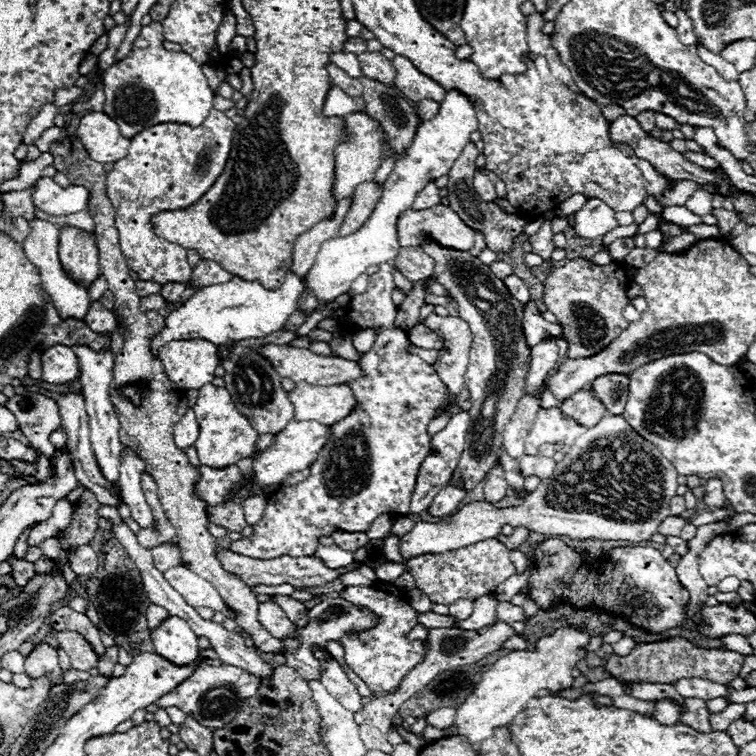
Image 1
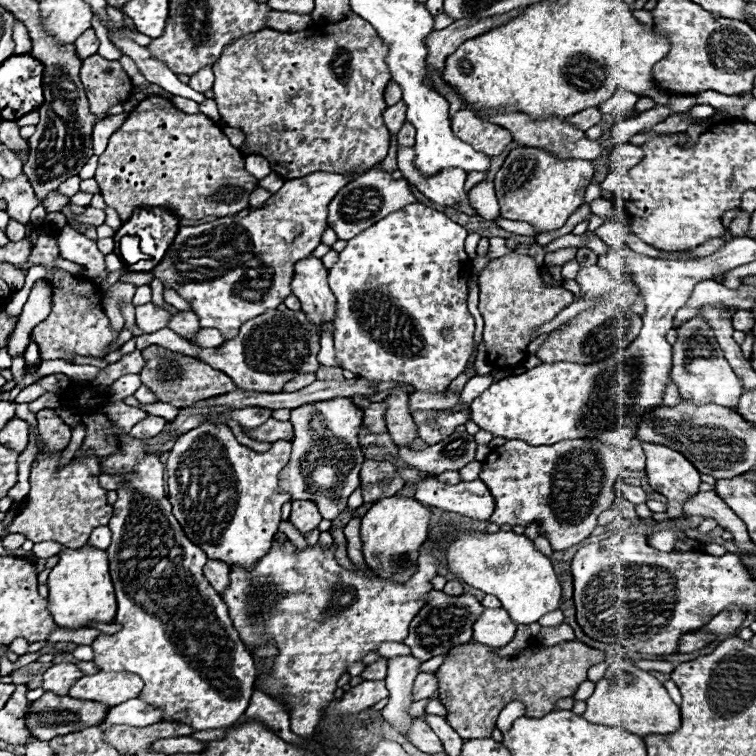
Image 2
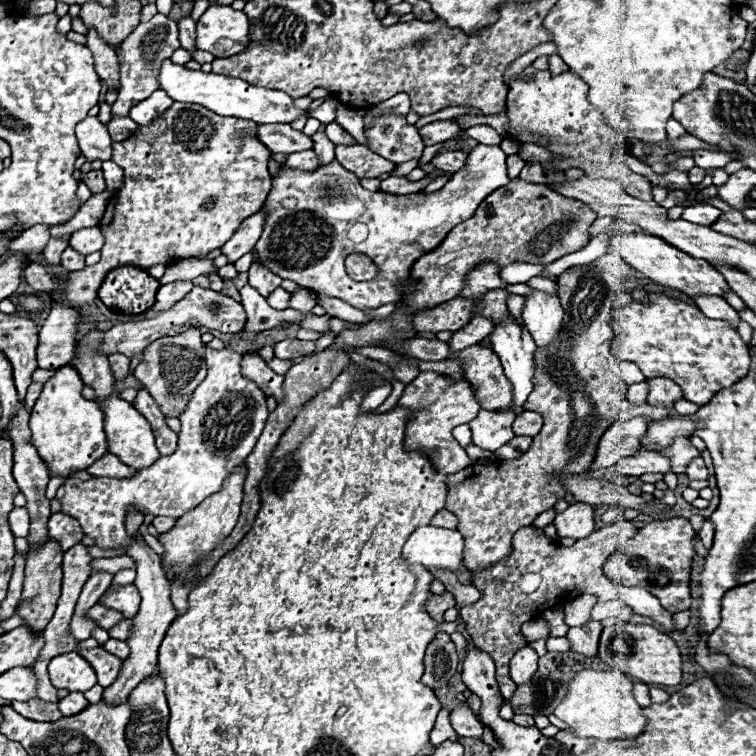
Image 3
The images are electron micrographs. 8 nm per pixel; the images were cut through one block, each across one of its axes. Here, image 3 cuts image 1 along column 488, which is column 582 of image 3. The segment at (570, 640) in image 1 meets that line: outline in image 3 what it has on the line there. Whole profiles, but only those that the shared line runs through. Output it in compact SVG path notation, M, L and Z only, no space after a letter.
M584 668L574 674L568 684L568 694L564 696L562 704L554 710L554 714L564 720L576 736L584 738L600 738L600 740L614 740L614 738L636 738L646 728L646 718L640 714L640 706L632 696L632 682L618 670L592 670Z

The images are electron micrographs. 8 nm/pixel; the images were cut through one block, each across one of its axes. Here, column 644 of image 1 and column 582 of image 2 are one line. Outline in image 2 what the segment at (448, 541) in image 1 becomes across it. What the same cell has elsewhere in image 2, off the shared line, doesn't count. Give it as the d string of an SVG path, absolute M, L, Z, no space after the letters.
M510 440L504 446L494 448L488 458L484 460L484 468L480 474L480 480L490 488L492 496L496 498L496 510L490 518L492 524L498 526L530 526L538 524L540 536L548 538L552 544L552 550L566 550L582 540L588 538L588 534L598 526L596 518L612 508L616 500L616 480L626 478L630 484L640 484L640 478L644 476L644 470L626 470L614 450L610 450L600 440L566 440L558 442L554 446L530 446L522 440Z

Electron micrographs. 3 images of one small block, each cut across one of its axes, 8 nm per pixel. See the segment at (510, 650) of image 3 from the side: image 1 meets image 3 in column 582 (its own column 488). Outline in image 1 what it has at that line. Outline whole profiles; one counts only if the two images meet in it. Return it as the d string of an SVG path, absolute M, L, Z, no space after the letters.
M488 538L478 544L458 548L454 552L416 556L410 558L406 566L416 580L416 588L422 590L432 602L446 604L446 606L456 602L458 598L468 598L474 602L480 596L494 594L498 584L502 584L506 578L516 574L516 568L508 558L508 548L496 538Z

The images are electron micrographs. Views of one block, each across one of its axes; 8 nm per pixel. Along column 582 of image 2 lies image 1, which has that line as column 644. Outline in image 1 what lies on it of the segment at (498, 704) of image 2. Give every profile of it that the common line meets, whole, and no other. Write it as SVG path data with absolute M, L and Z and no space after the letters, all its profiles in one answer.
M670 638L664 642L652 644L638 644L628 656L608 656L604 668L618 678L620 682L652 682L652 684L670 684L678 678L706 678L718 684L730 684L734 678L740 676L740 668L744 664L744 656L730 650L704 650L692 646L684 638Z

